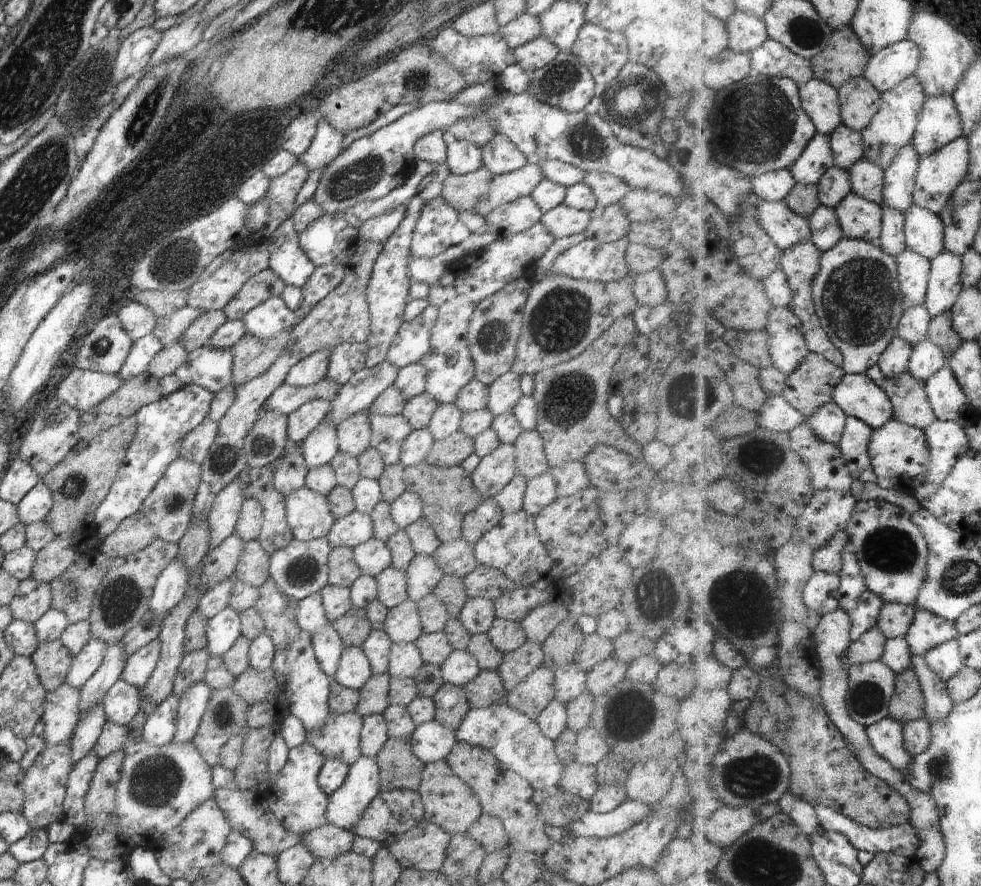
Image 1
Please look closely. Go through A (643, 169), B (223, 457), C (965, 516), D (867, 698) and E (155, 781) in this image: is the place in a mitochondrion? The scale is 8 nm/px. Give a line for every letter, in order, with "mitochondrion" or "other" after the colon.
A: other
B: mitochondrion
C: other
D: mitochondrion
E: mitochondrion

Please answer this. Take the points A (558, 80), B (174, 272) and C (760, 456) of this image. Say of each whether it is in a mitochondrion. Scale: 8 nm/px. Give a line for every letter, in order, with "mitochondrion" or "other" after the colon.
A: mitochondrion
B: mitochondrion
C: mitochondrion

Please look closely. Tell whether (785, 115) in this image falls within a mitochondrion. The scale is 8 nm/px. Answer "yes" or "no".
yes

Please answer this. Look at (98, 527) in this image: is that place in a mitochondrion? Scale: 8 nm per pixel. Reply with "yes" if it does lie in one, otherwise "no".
no

